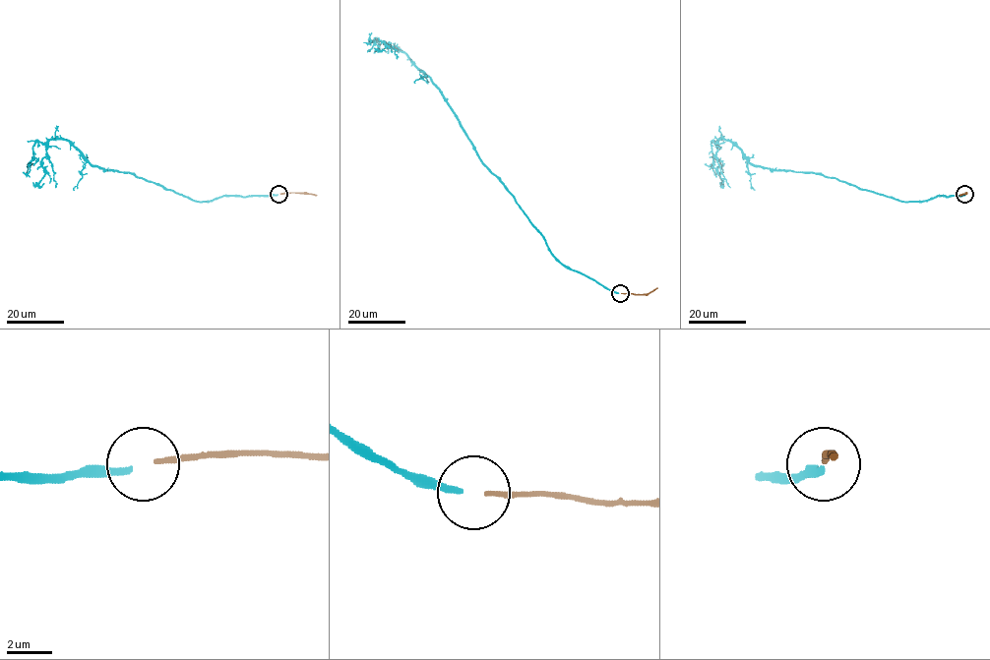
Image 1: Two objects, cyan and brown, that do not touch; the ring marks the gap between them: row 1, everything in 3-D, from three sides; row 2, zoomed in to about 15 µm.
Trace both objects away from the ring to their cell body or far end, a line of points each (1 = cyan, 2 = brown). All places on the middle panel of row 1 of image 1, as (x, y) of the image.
1: (618, 293), (562, 264), (507, 187), (482, 161), (429, 77), (384, 41), (386, 46), (380, 50), (385, 51)
2: (621, 293), (648, 294), (657, 288)

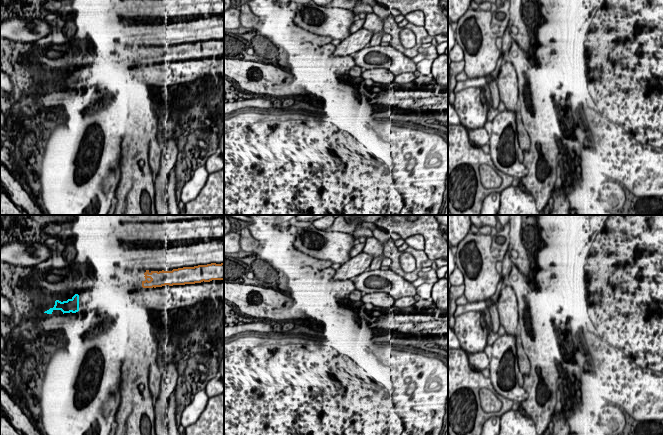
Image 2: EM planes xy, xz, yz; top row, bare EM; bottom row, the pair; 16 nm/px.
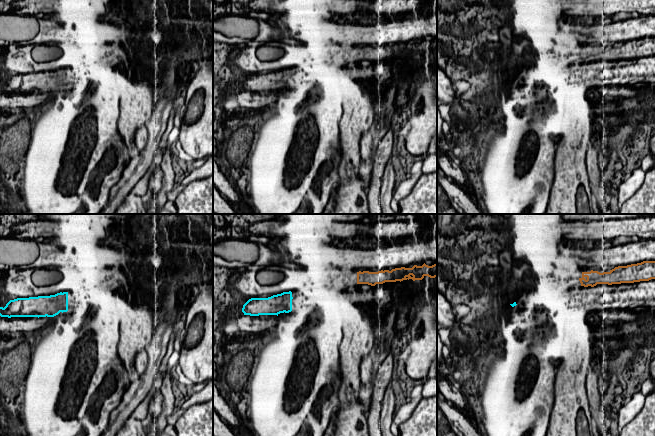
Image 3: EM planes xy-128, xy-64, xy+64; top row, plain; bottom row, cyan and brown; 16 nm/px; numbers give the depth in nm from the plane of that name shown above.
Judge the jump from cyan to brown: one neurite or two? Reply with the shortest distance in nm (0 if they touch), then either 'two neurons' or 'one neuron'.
gap 1050 nm; two neurons

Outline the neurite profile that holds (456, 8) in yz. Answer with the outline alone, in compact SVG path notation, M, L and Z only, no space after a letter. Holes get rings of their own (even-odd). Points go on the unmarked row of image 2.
M448 0L448 17L450 22L458 22L470 8L471 0Z

